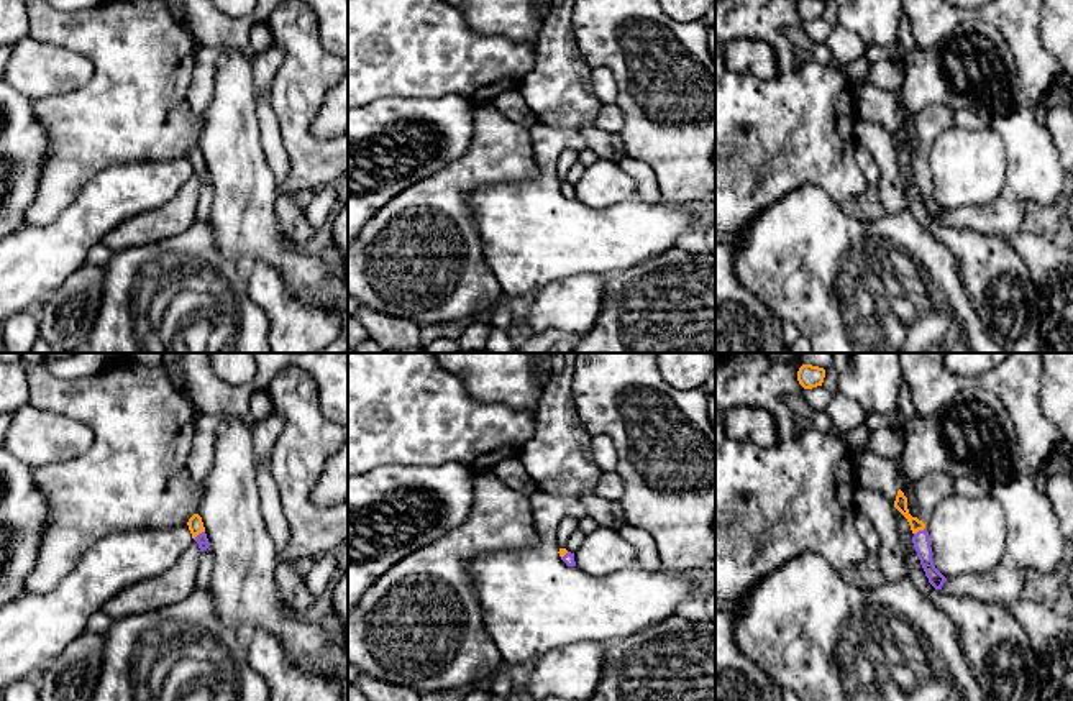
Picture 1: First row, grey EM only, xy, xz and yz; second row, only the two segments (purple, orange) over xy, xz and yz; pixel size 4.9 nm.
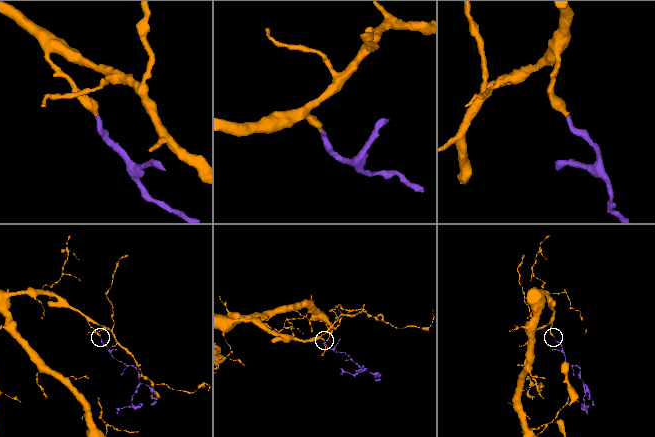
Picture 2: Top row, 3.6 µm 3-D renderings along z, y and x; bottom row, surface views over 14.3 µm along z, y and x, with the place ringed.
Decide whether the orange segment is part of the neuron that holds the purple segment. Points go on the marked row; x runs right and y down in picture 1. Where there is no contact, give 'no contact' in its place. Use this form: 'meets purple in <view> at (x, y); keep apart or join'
meets purple in xy at (199, 534); join

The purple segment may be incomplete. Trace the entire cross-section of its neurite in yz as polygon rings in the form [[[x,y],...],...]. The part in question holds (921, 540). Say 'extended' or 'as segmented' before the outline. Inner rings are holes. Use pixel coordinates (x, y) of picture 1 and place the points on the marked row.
extended; [[[901,489],[897,491],[894,507],[907,519],[907,522],[911,525],[911,530],[914,534],[912,543],[914,543],[914,548],[920,560],[920,565],[925,571],[925,576],[929,578],[929,583],[935,589],[942,589],[947,578],[934,565],[932,547],[930,547],[929,534],[925,530],[925,524],[909,514],[907,497],[904,496],[904,493]]]

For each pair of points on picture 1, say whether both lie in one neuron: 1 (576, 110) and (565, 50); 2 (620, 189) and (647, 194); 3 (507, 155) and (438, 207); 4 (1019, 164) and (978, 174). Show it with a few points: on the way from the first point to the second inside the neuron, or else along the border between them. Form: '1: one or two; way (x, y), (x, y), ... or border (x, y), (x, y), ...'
1: one; way (565, 96), (565, 64)
2: two; border (617, 163), (634, 179), (639, 197)
3: one; way (491, 158), (455, 191)
4: two; border (993, 132), (1001, 140), (1006, 155), (1006, 189)

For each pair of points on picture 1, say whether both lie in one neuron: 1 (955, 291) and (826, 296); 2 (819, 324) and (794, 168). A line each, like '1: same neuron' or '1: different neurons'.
1: same neuron
2: different neurons

